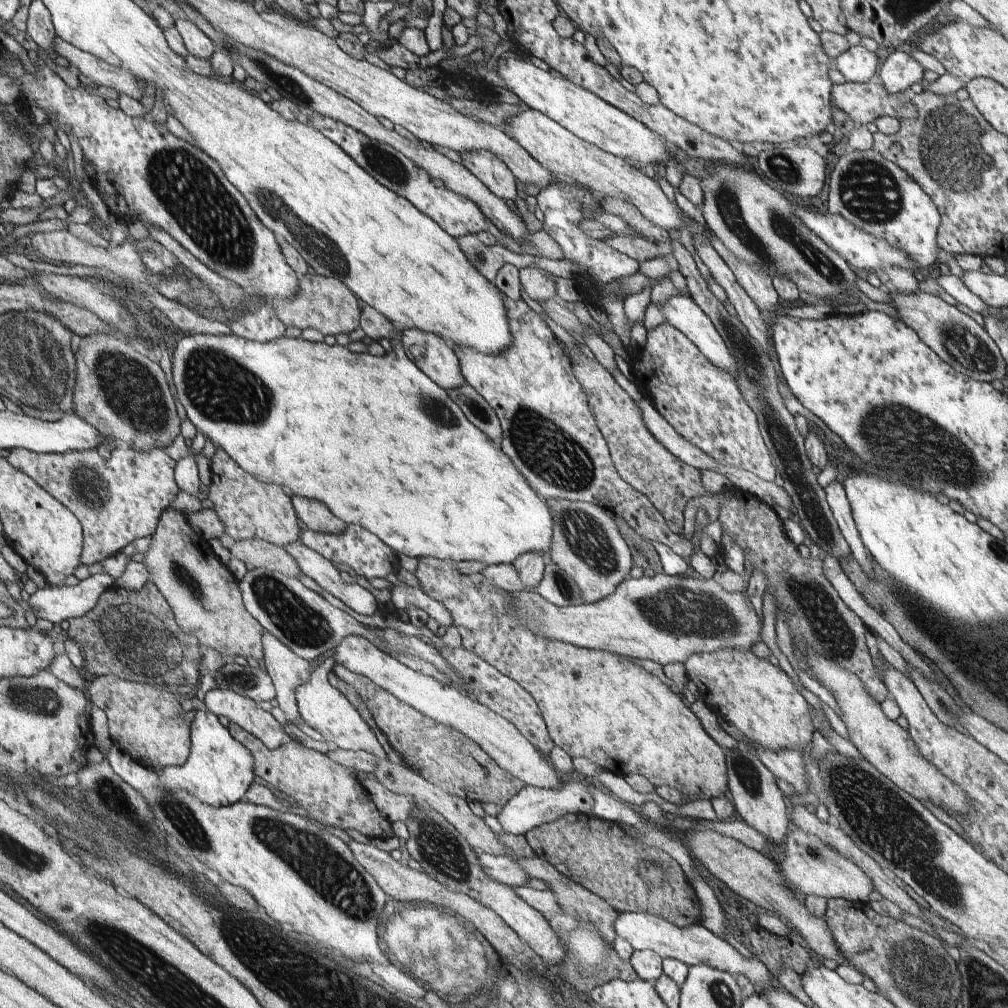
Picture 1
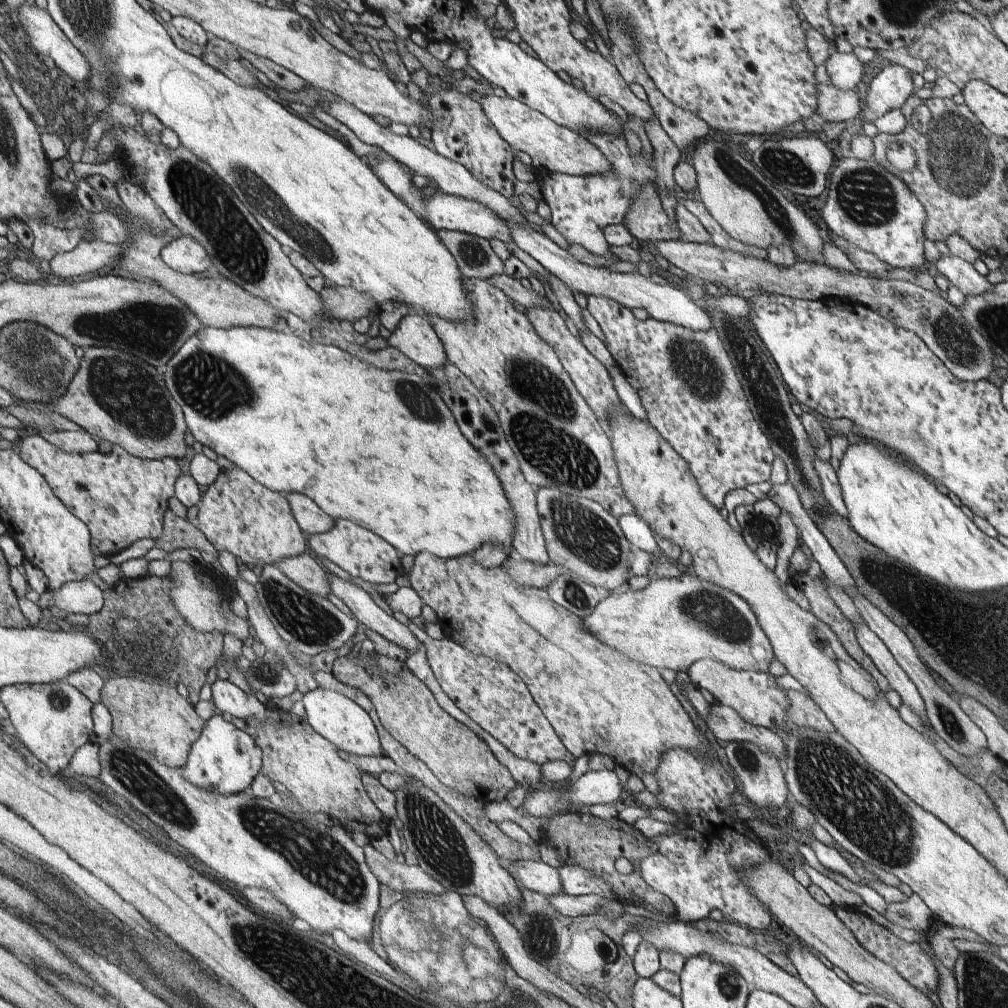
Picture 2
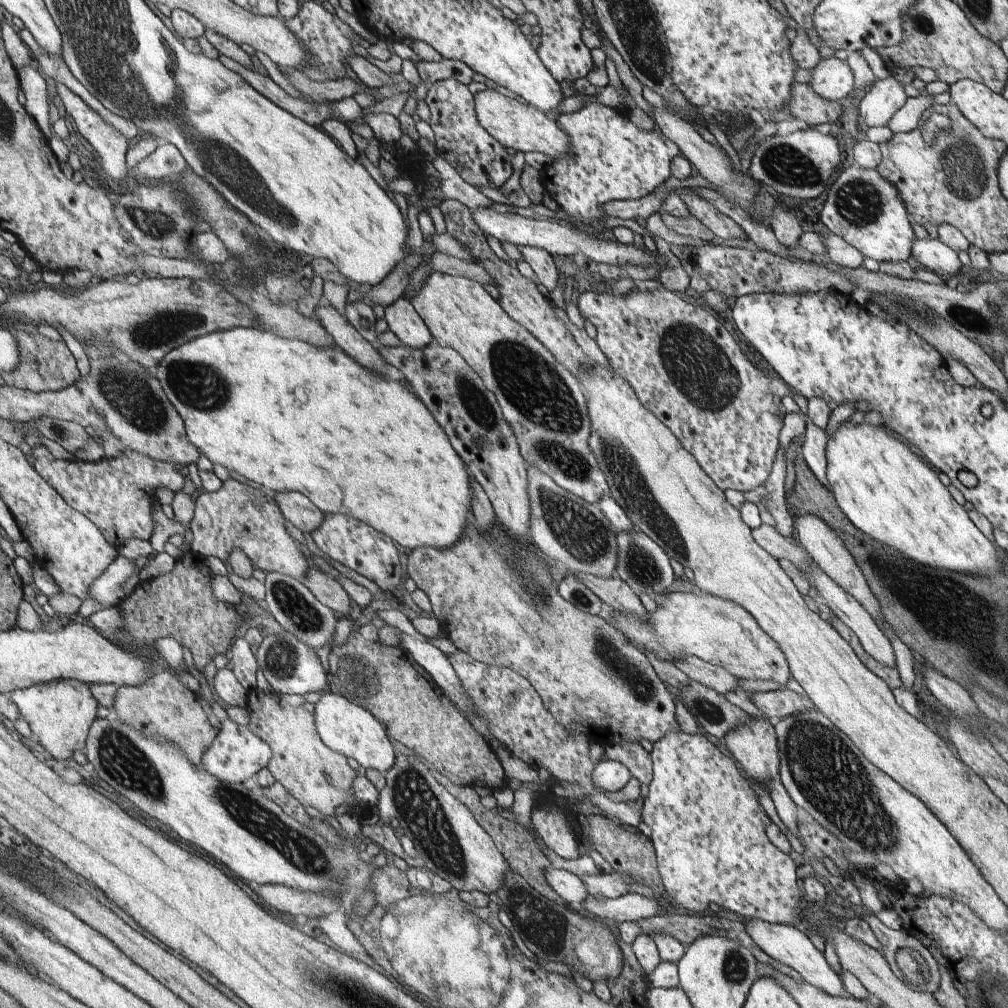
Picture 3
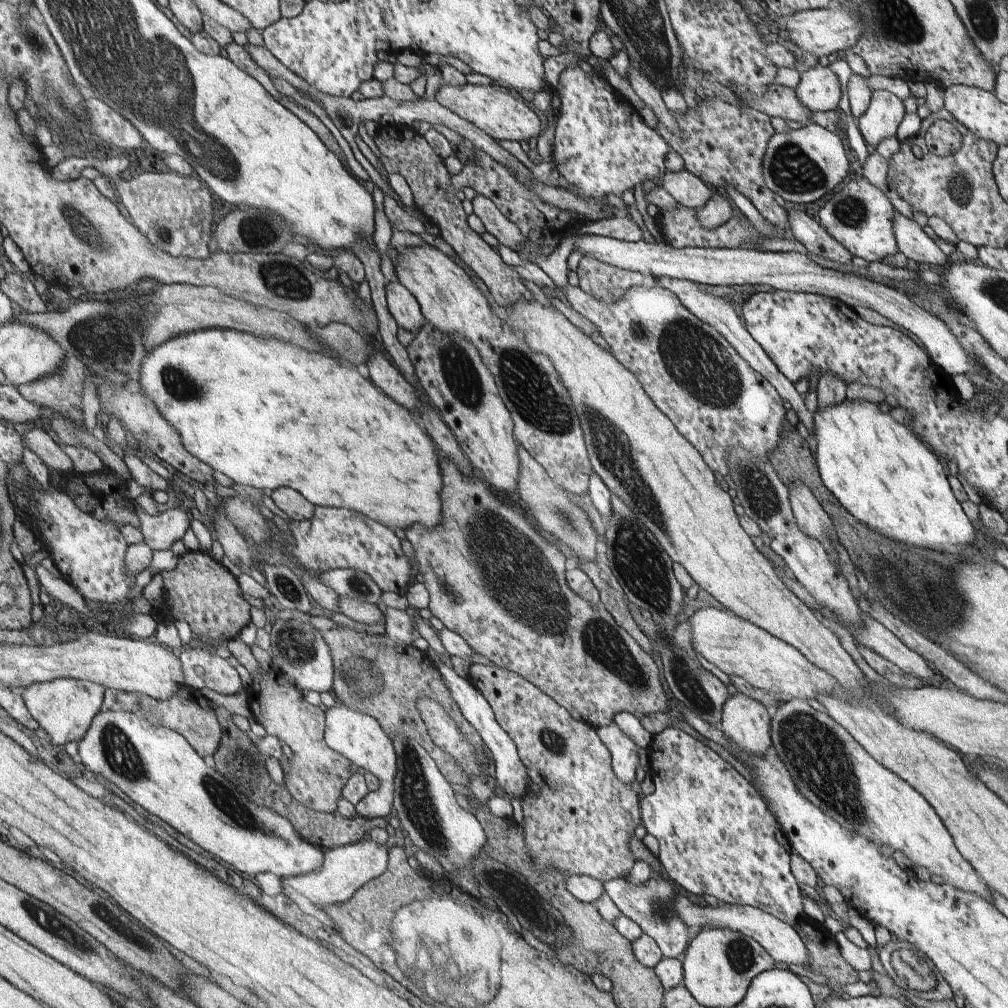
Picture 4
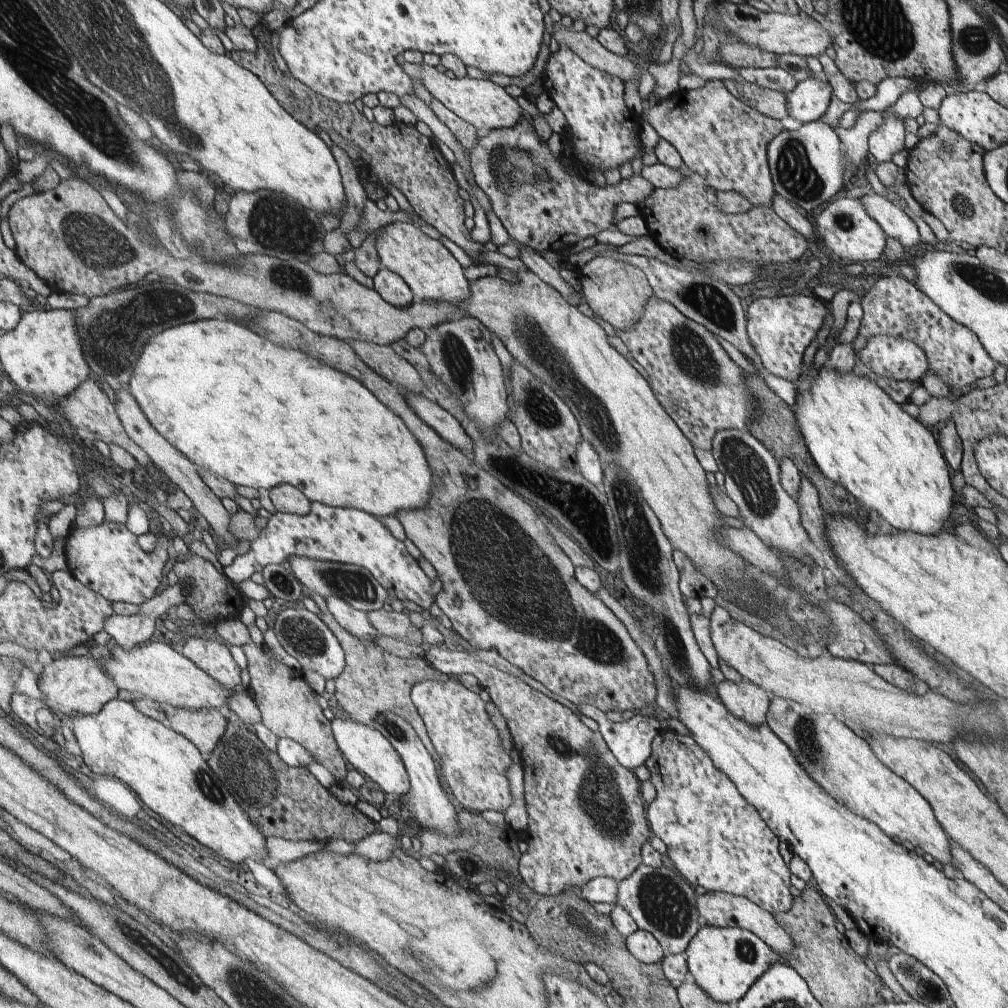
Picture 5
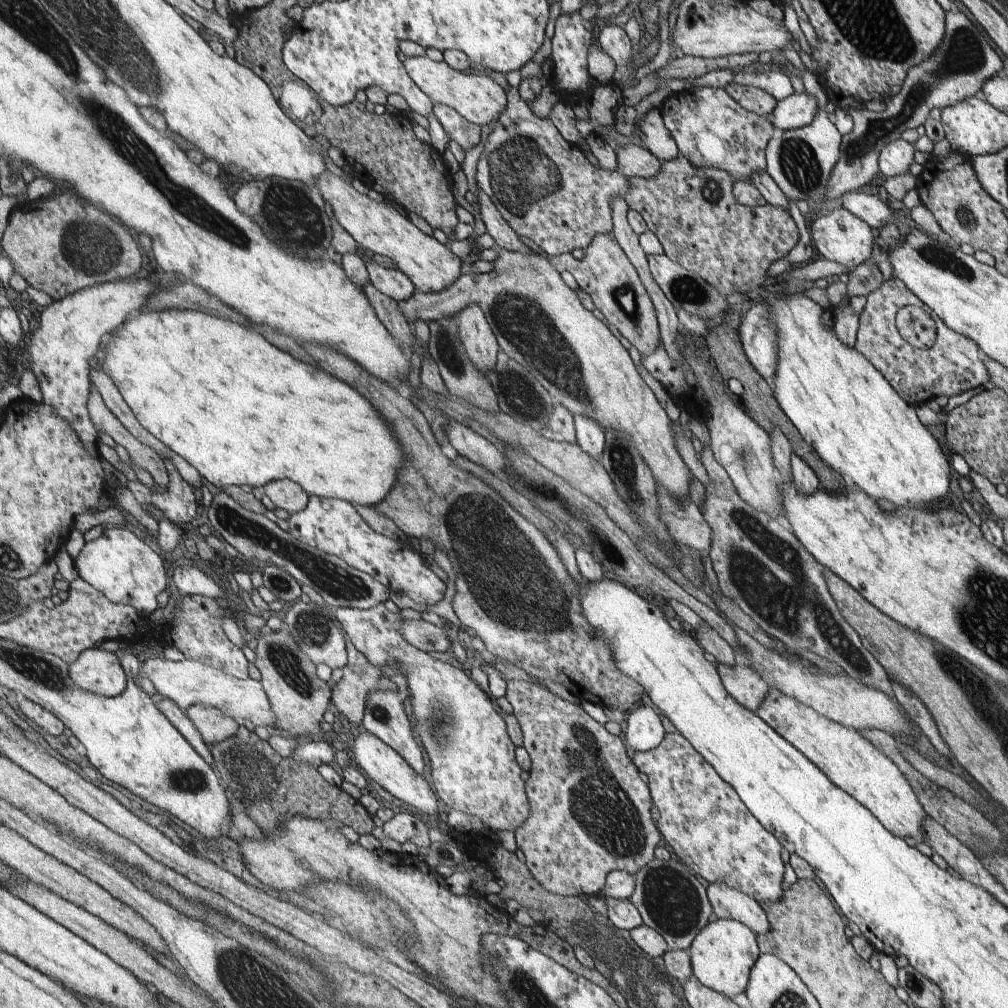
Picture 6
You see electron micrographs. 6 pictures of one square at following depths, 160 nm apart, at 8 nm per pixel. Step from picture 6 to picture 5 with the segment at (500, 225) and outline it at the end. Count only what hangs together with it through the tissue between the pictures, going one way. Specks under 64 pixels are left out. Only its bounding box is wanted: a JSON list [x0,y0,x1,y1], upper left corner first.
[519,244,574,296]

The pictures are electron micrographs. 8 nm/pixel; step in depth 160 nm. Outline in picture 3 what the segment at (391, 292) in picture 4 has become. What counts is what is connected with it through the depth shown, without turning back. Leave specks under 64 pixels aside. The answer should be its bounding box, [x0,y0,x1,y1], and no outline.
[385,299,433,349]

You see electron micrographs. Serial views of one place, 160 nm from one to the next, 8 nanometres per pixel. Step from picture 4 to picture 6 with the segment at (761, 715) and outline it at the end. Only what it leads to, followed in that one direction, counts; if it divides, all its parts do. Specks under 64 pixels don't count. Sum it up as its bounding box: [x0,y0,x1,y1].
[717,659,769,712]

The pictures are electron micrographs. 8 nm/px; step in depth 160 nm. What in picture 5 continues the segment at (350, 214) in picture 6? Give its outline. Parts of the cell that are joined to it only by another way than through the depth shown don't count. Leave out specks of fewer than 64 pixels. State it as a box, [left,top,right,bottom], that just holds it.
[375,221,470,303]

